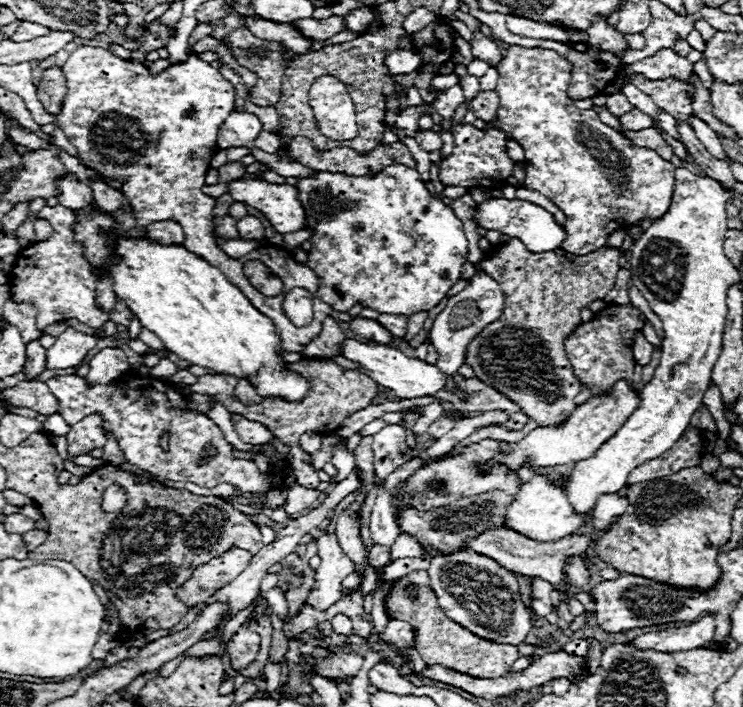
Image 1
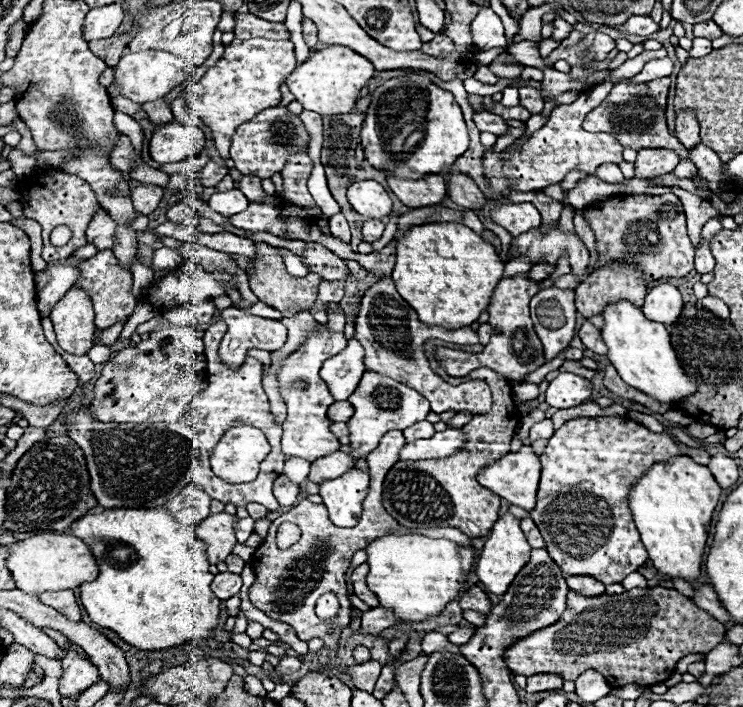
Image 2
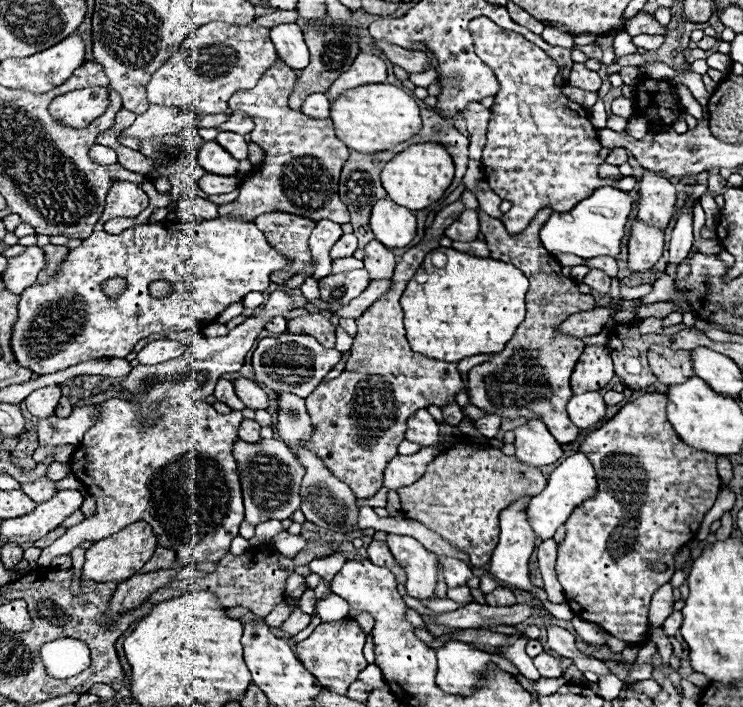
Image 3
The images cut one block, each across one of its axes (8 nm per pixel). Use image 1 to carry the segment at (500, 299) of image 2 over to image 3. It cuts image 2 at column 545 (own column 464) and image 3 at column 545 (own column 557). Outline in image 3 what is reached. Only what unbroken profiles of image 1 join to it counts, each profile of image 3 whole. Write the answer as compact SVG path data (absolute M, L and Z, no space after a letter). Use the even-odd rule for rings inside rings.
M478 208L480 232L488 242L490 258L510 262L520 268L530 280L530 290L526 294L526 318L506 348L500 354L492 354L490 360L474 366L468 372L468 394L470 402L486 414L496 412L504 418L524 416L528 420L538 418L548 426L560 444L570 444L576 440L578 428L568 420L566 404L572 398L570 376L584 350L584 342L580 338L560 334L558 326L568 316L592 310L596 304L590 294L578 292L578 284L574 280L562 276L562 268L556 258L542 248L536 232L550 214L552 208L540 208L522 234L508 234L502 220L490 218Z

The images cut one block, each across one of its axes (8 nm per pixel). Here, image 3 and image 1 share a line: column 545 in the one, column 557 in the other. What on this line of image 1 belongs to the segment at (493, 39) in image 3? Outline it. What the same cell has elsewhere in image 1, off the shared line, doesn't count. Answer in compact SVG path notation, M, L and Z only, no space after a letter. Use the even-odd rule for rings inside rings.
M510 46L506 56L496 66L498 84L496 92L500 96L500 106L496 120L488 122L482 130L498 128L518 142L524 150L525 180L522 186L542 192L554 206L558 206L566 216L566 240L562 248L566 252L584 256L602 248L610 234L616 230L626 230L628 226L640 226L644 218L658 220L664 216L672 202L674 190L674 166L660 158L650 148L638 148L622 136L622 132L600 122L596 112L580 112L574 100L568 98L568 86L572 80L572 64L568 58L554 50L542 48L522 48Z

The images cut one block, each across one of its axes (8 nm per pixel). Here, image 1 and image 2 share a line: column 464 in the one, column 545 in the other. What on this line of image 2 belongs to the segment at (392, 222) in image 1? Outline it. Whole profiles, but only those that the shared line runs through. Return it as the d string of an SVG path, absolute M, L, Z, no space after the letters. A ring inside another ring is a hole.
M532 228L520 236L514 238L516 246L512 250L516 250L514 258L520 256L528 256L532 260L532 264L556 264L560 256L568 256L570 266L572 266L572 274L582 280L586 280L586 268L588 268L588 250L582 244L582 240L576 234L564 234L558 228L550 230L546 236L542 236L538 232L538 228Z

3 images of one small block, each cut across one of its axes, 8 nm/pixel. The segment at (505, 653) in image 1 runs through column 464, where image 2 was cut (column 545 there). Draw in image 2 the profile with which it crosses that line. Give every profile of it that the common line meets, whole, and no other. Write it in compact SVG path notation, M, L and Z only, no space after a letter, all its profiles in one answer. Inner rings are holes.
M634 588L618 596L602 594L594 598L586 598L570 590L568 608L562 614L562 618L556 624L518 640L512 648L508 648L504 660L510 672L524 674L524 676L532 676L532 672L556 672L556 676L560 676L562 680L576 680L584 670L594 668L606 678L606 682L612 688L620 688L626 684L652 686L652 684L660 684L668 680L668 676L676 668L676 662L682 660L684 656L696 654L696 652L706 654L714 646L718 646L724 634L726 634L724 624L714 620L710 614L706 614L702 608L698 608L692 600L688 600L676 590Z

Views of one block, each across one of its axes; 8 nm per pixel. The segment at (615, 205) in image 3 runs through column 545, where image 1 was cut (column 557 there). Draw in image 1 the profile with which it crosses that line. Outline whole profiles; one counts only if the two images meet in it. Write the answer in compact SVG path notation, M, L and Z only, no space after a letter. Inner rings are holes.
M490 198L484 200L476 206L476 216L474 222L480 228L486 230L496 230L500 234L512 236L512 238L520 238L528 250L532 252L546 252L546 250L554 250L562 246L562 240L566 238L566 230L560 228L554 222L554 216L550 212L546 212L544 208L530 204L526 200L504 200L504 198Z

